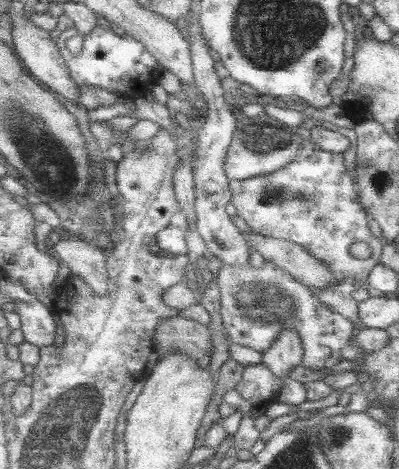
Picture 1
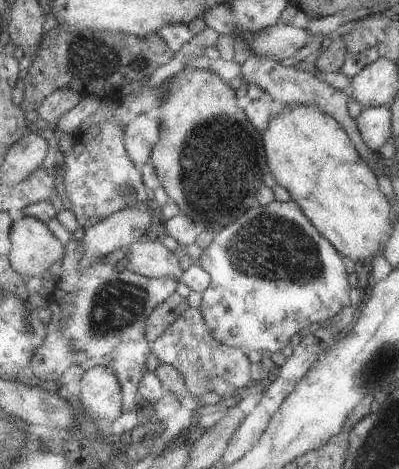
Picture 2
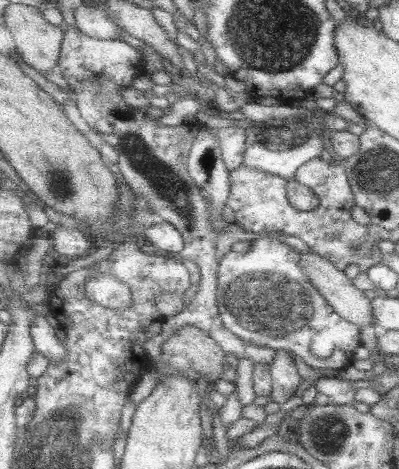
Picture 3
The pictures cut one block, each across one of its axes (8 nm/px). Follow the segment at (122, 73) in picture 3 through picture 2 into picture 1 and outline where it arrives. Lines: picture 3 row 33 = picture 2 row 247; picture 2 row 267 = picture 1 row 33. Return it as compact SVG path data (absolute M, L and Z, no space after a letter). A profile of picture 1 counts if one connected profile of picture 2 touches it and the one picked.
M69 28L65 30L57 42L61 48L63 58L67 60L67 66L71 70L73 82L77 82L79 86L93 86L93 88L107 88L109 92L115 94L125 94L125 98L135 100L135 98L147 98L147 94L151 92L153 86L157 86L157 82L161 80L161 64L157 58L153 58L151 52L147 52L147 48L141 44L141 40L133 38L133 36L115 36L113 30L107 28L95 28L95 32L83 36L83 48L79 54L71 54L65 48L65 42L73 36L77 36L79 30L77 28Z

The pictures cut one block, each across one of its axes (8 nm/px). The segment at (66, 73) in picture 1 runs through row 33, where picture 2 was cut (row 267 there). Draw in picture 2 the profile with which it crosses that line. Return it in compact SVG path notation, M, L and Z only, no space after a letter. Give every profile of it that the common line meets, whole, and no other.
M25 214L19 220L15 220L9 240L9 262L13 270L21 274L25 280L31 276L41 278L57 260L63 260L67 254L67 248L49 230L47 222Z

